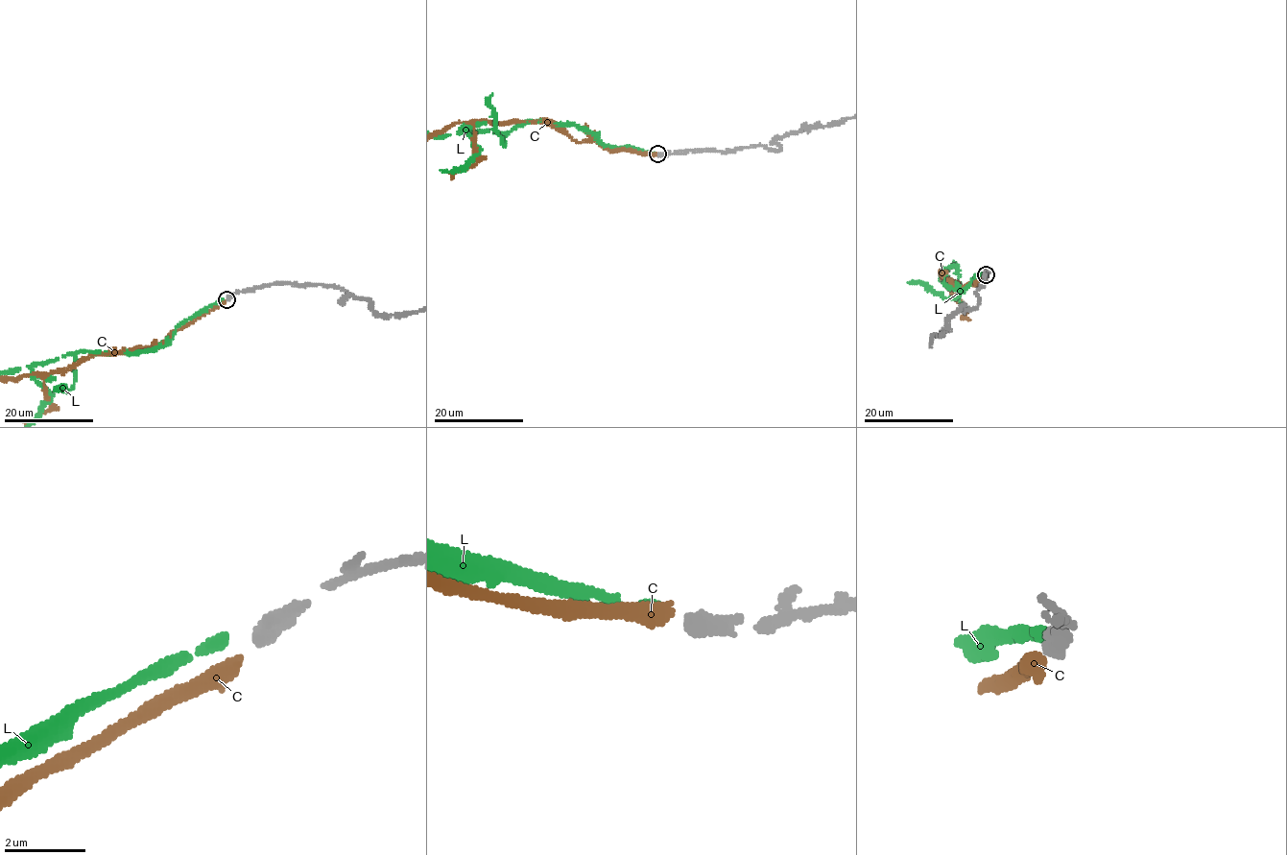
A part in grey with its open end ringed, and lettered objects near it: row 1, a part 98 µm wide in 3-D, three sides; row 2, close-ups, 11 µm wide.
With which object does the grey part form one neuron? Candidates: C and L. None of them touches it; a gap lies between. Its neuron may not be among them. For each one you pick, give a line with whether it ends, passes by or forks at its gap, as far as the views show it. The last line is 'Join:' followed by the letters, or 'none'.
L: it ends
Join: L

